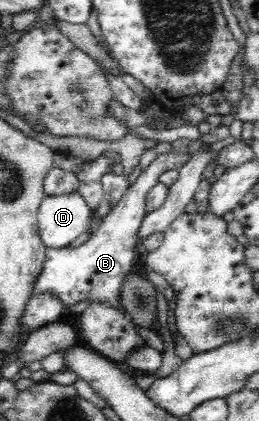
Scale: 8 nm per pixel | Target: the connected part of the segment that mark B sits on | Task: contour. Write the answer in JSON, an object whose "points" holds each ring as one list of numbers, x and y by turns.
{"points":[[178,139,172,145,175,151,170,154,157,154,156,159,152,162,147,169,142,172,136,182,127,189,126,193,116,206,103,217,102,223,96,232,78,247,68,246,62,249,45,250,46,255,40,273,36,275,36,281,30,285,30,297,37,296,38,294,50,293,54,294,56,298,60,299,62,305,71,306,79,301,100,302,108,304,120,310,134,326,138,336,142,337,146,346,153,347,160,352,165,351,162,337,158,331,140,327,131,315,127,315,127,309,124,309,121,304,120,288,123,279,131,272,132,268,137,265,135,259,136,250,136,233,138,227,146,215,145,211,145,198,148,191,154,184,158,183,158,175,162,171,168,171,182,165,188,159,188,152,186,152,186,145,190,141,188,139]]}

